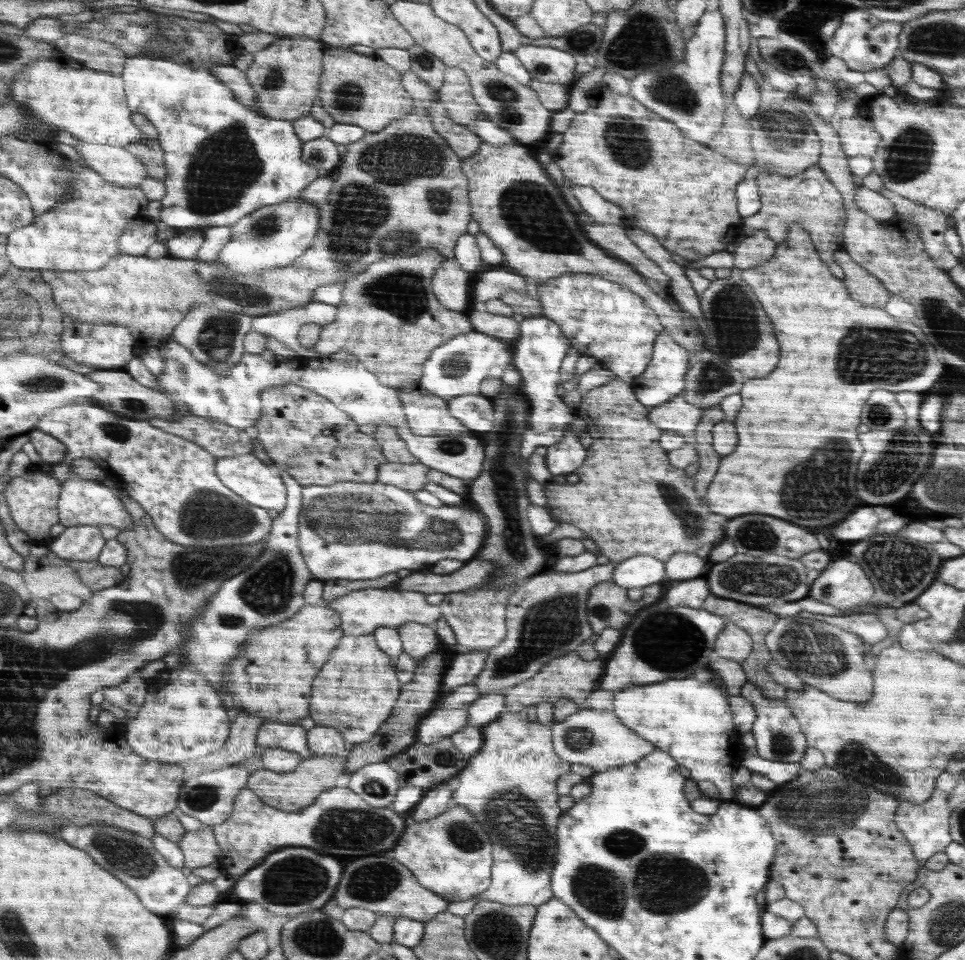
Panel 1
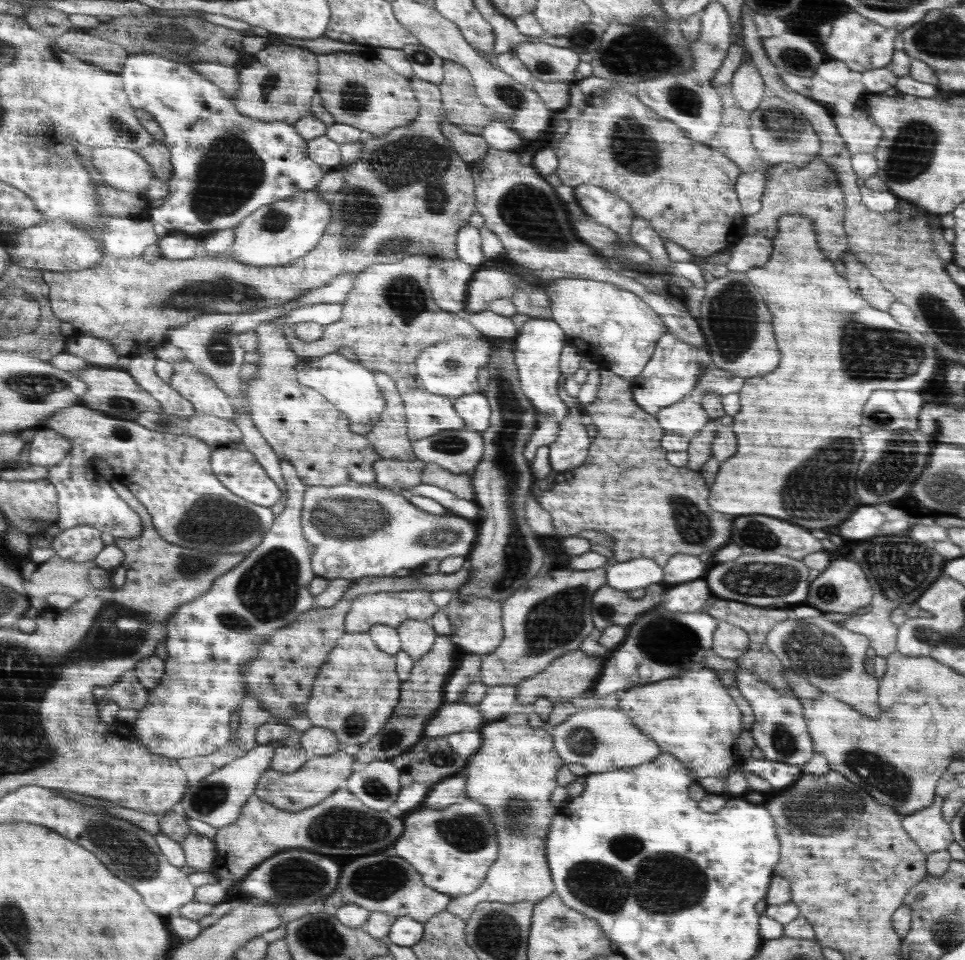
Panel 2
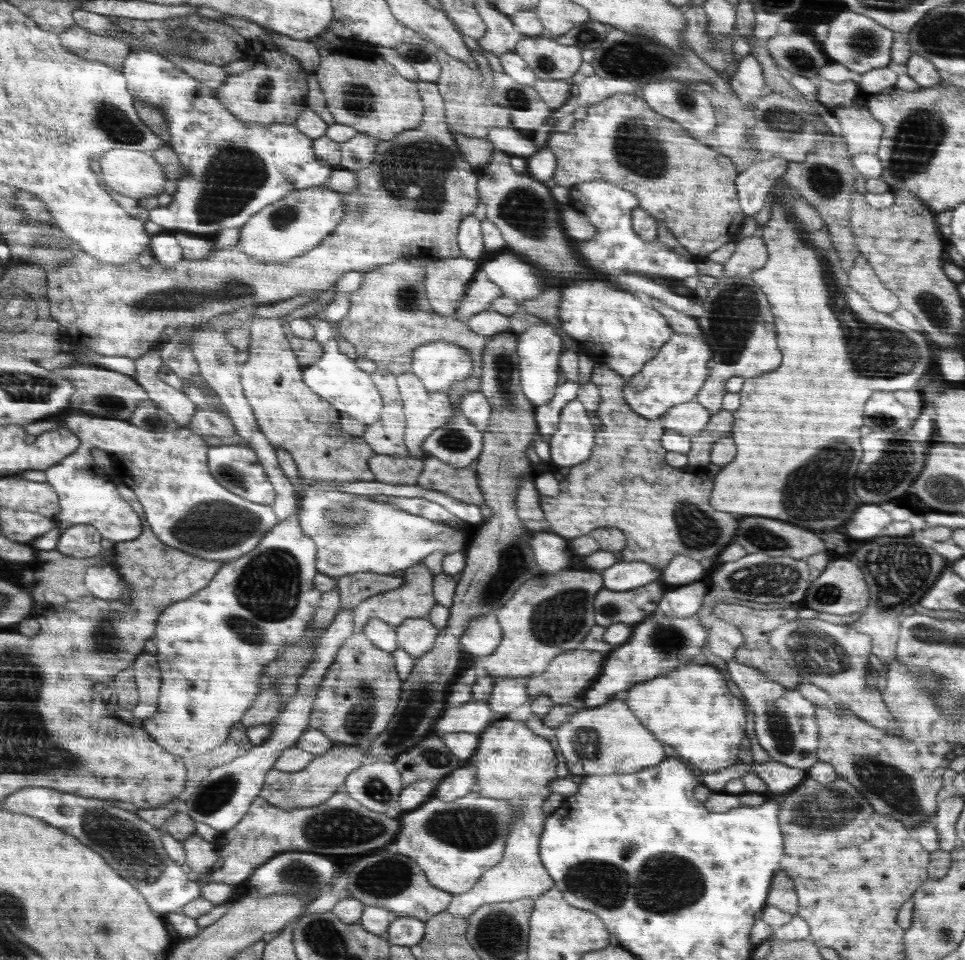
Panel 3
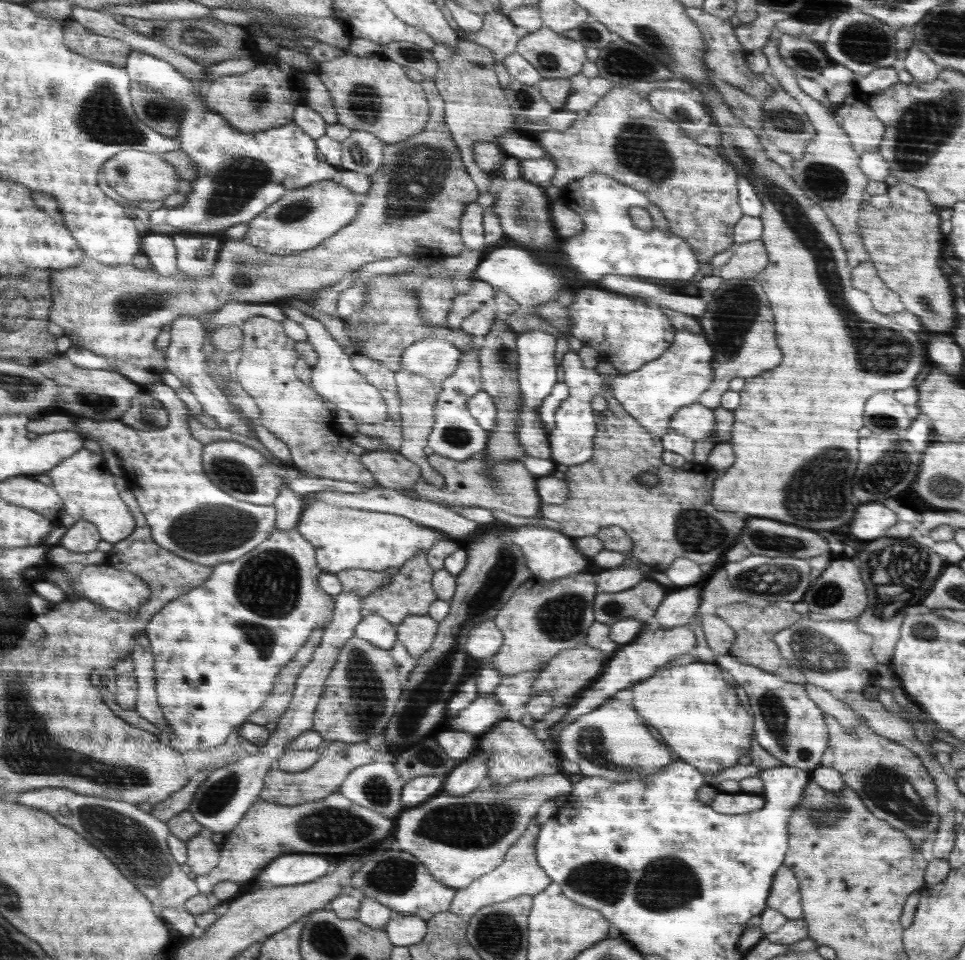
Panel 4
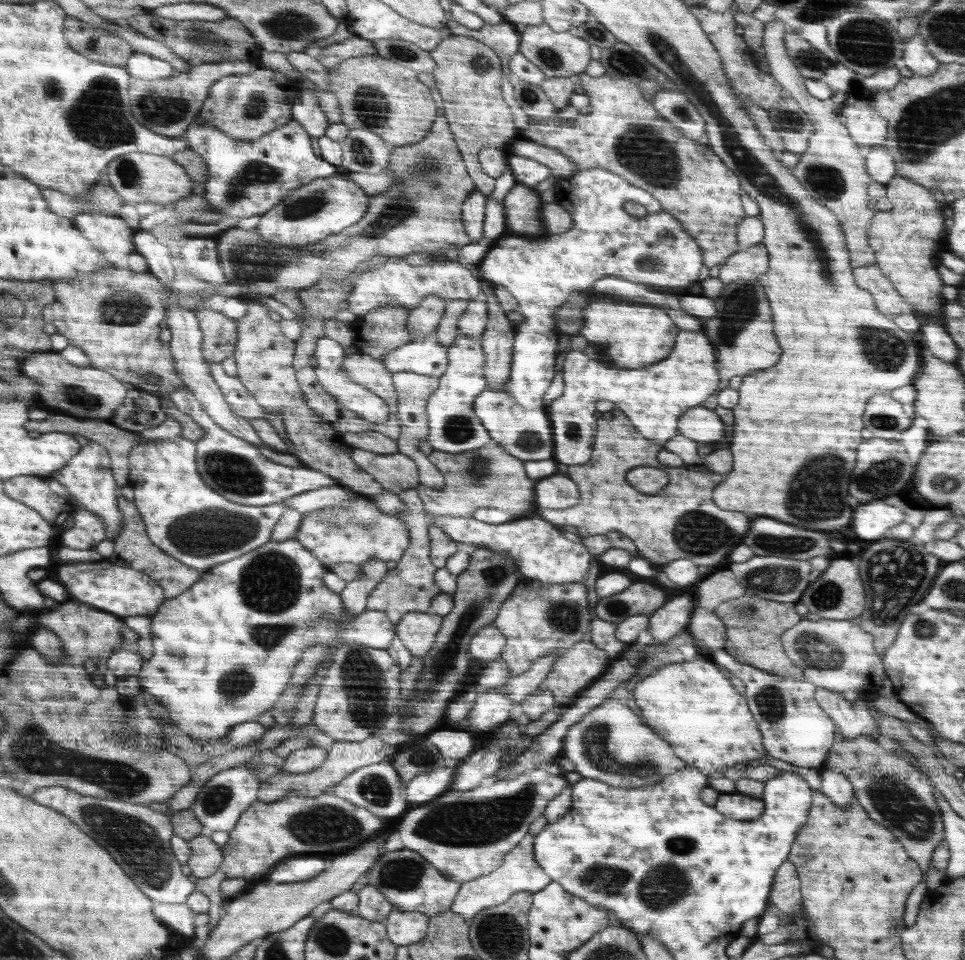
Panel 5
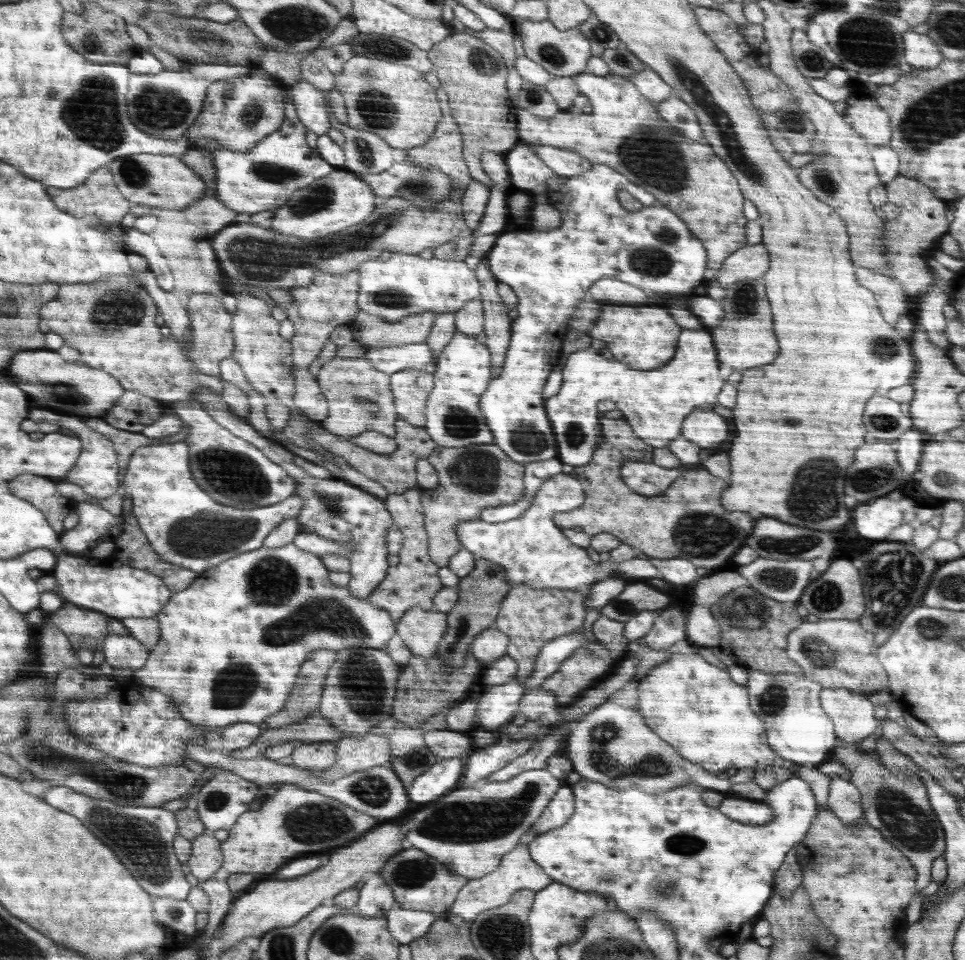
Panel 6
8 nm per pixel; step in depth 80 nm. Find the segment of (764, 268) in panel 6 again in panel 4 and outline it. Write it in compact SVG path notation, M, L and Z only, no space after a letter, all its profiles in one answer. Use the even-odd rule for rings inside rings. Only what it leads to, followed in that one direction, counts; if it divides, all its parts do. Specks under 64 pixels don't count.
M753 240L736 246L735 252L724 266L719 268L718 276L723 280L753 279L765 271L769 264L768 250L761 240Z

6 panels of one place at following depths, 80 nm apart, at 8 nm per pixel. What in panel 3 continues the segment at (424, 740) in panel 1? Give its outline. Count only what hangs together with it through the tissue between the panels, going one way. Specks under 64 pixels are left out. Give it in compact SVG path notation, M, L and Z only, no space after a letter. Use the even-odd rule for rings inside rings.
M472 700L462 706L450 707L438 720L435 734L481 734L495 719L497 718L486 701Z

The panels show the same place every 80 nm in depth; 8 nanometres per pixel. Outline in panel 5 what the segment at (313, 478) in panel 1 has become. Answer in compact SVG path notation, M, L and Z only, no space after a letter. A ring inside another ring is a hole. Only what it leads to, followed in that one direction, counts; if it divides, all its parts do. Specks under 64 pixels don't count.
M252 298L245 300L246 314L237 320L237 343L233 352L237 364L237 377L268 414L279 414L284 422L288 440L294 444L294 454L303 467L334 477L342 486L365 497L382 495L380 485L365 469L360 469L350 456L348 445L333 429L330 420L318 416L303 399L293 367L294 342L281 331L281 325L268 315L267 308Z

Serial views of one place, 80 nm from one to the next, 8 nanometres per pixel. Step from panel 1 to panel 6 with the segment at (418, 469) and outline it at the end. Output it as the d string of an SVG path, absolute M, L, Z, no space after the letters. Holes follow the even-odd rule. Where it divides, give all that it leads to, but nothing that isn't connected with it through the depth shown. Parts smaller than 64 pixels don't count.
M400 424L394 438L394 450L390 454L372 452L370 449L362 448L343 436L328 432L323 426L312 436L313 443L321 446L323 450L331 452L333 456L341 456L354 466L358 472L366 474L371 480L377 481L385 486L385 490L392 495L402 495L404 492L418 488L417 485L417 464L424 458L432 455L437 448L433 437L420 427L414 425Z

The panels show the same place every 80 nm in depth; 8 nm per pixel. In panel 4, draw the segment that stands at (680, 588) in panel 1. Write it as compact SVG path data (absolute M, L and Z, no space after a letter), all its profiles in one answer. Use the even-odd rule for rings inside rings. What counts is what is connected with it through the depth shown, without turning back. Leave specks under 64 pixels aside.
M682 588L670 592L657 609L656 620L662 628L686 625L691 616L697 615L701 602L700 588Z

